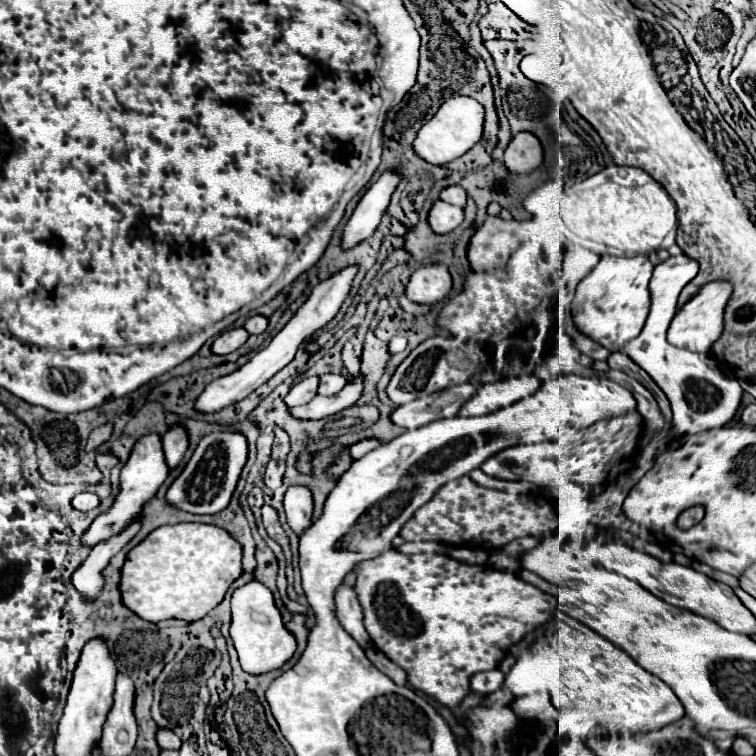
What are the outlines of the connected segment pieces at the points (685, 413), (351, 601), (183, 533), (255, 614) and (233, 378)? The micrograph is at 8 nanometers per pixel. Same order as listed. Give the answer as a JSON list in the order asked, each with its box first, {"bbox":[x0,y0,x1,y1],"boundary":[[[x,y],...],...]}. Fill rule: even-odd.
[{"bbox":[623,255,743,435],"boundary":[[[687,255],[669,257],[667,261],[663,261],[655,267],[653,277],[649,281],[649,291],[651,291],[649,317],[647,317],[641,333],[623,347],[623,351],[639,367],[643,367],[653,377],[653,381],[665,391],[665,395],[671,403],[671,409],[673,409],[673,427],[677,429],[675,435],[699,433],[699,431],[707,431],[713,427],[723,427],[727,421],[733,419],[733,415],[741,403],[741,395],[743,395],[739,381],[723,375],[723,371],[719,369],[717,361],[711,355],[685,351],[679,347],[667,345],[667,341],[665,341],[665,331],[669,327],[669,319],[673,319],[673,315],[675,315],[677,297],[679,297],[681,289],[695,277],[697,271],[699,271],[697,261]]]},{"bbox":[335,583,369,647],"boundary":[[[341,583],[335,589],[335,615],[341,623],[341,627],[361,645],[367,647],[369,635],[363,627],[363,611],[355,593],[355,585],[345,585]]]},{"bbox":[121,523,243,623],"boundary":[[[205,523],[165,525],[149,533],[135,549],[129,551],[127,563],[123,565],[121,595],[123,595],[123,603],[127,603],[127,607],[133,613],[137,613],[139,617],[151,623],[159,623],[165,619],[197,621],[223,601],[227,589],[241,573],[243,573],[241,545],[225,529],[217,525],[205,525]]]},{"bbox":[231,581,297,675],"boundary":[[[251,581],[235,589],[231,597],[231,611],[233,611],[231,639],[239,653],[243,671],[251,675],[263,675],[281,669],[293,657],[293,653],[297,651],[297,641],[281,623],[281,613],[273,603],[273,595],[263,583]]]},{"bbox":[195,265,357,413],"boundary":[[[347,265],[345,269],[337,271],[335,275],[331,275],[329,279],[317,283],[311,291],[311,295],[307,297],[307,301],[297,309],[297,313],[293,315],[293,319],[273,337],[273,341],[263,347],[261,351],[257,351],[253,355],[251,361],[247,361],[241,369],[233,371],[231,375],[225,375],[225,377],[219,377],[215,381],[211,381],[205,391],[197,397],[195,401],[195,411],[199,413],[215,413],[215,411],[221,411],[241,399],[245,399],[249,393],[253,393],[257,387],[261,387],[265,381],[269,381],[277,371],[281,371],[289,361],[293,361],[297,349],[301,347],[301,343],[305,343],[315,331],[319,331],[321,327],[325,327],[337,313],[339,313],[339,307],[343,305],[345,297],[349,295],[351,291],[351,283],[357,275],[357,265]]]}]

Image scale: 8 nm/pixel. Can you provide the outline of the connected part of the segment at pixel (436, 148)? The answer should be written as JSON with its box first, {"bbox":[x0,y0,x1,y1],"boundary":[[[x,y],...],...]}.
{"bbox":[413,97,483,165],"boundary":[[[449,97],[439,111],[429,119],[413,141],[413,151],[419,159],[431,165],[445,165],[467,153],[483,135],[483,105],[471,97]]]}

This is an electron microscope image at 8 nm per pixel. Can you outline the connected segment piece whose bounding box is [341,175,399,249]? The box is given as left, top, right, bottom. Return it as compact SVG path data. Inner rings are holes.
M381 175L379 181L367 189L359 205L355 207L349 223L343 229L341 237L343 249L353 249L375 233L389 205L391 191L395 191L395 183L399 183L399 175Z

